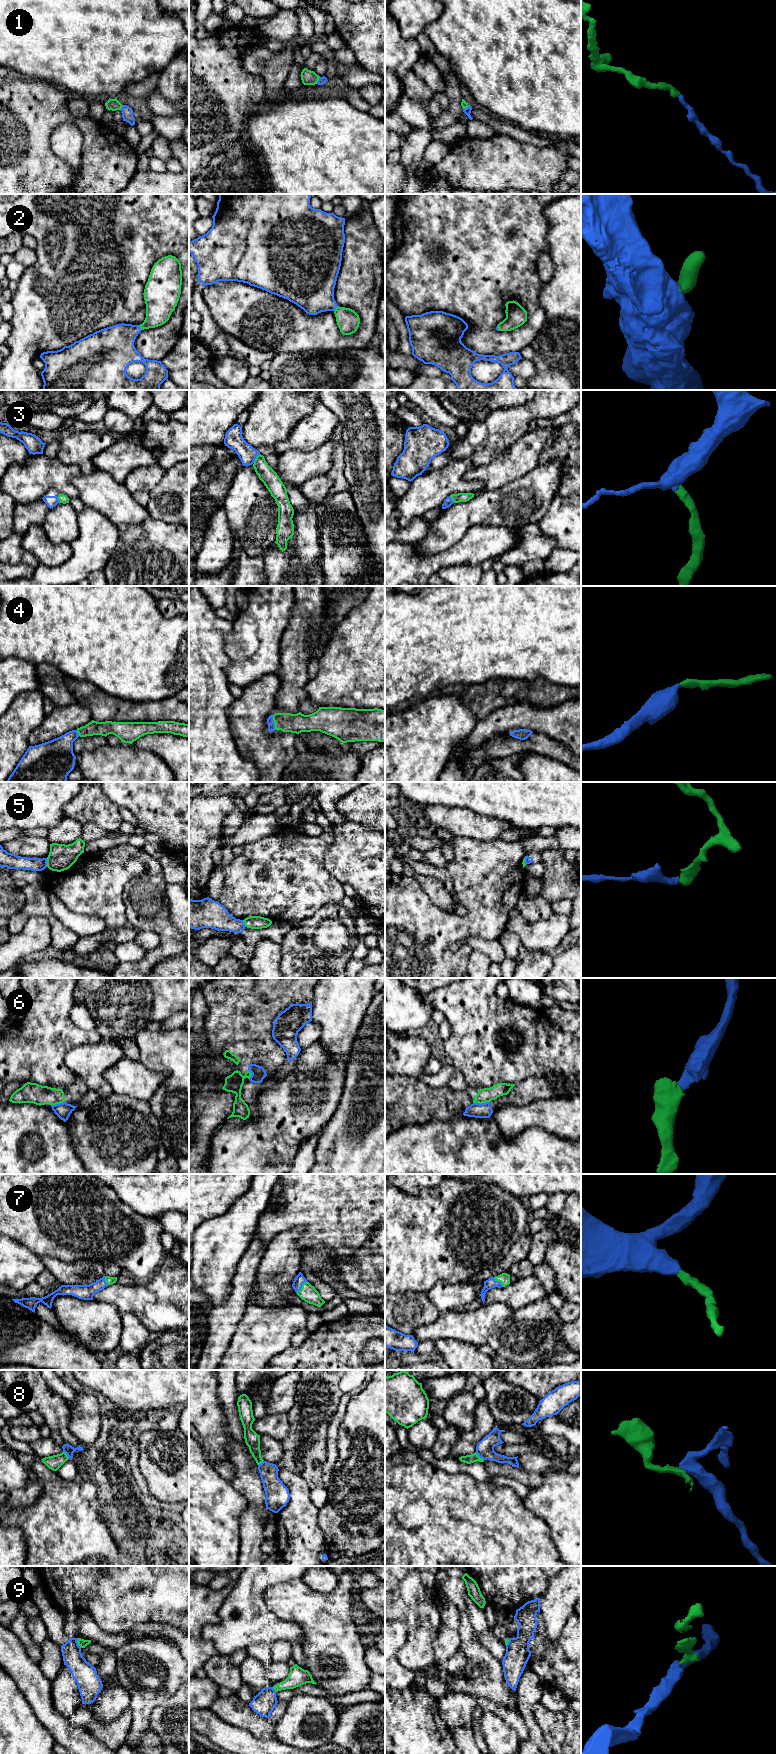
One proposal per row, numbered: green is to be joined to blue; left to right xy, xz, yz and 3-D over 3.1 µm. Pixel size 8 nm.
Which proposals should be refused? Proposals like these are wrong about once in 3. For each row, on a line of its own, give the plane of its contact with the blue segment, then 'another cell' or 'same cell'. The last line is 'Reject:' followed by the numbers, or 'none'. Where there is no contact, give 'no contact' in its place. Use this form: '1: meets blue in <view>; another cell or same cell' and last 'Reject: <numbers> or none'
1: meets blue in xz; same cell
2: meets blue in xy; same cell
3: meets blue in xz; same cell
4: meets blue in xz; same cell
5: meets blue in xy; same cell
6: meets blue in yz; another cell
7: meets blue in xz; same cell
8: meets blue in yz; another cell
9: meets blue in xy; another cell
Reject: 6, 8, 9

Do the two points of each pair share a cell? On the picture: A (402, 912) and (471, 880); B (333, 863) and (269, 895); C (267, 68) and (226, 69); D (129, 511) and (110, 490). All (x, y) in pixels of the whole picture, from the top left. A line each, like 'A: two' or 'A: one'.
A: one
B: two
C: two
D: one

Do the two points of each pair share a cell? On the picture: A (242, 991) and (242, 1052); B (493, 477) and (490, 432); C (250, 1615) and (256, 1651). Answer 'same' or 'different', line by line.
A: same
B: different
C: different

